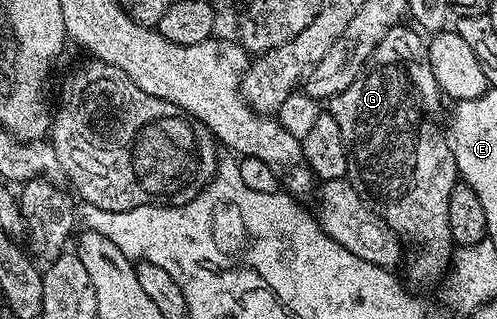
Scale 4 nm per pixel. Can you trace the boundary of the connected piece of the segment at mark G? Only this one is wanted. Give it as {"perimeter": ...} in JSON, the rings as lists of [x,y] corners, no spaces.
{"perimeter":[[[405,23],[398,24],[385,35],[384,40],[376,46],[370,61],[366,63],[366,69],[359,74],[356,78],[356,82],[352,82],[352,86],[348,86],[348,90],[344,90],[341,94],[335,96],[333,100],[329,101],[328,110],[336,118],[336,122],[340,122],[340,134],[344,134],[344,146],[348,154],[348,179],[350,183],[353,184],[355,190],[362,195],[362,199],[369,204],[371,210],[373,210],[398,237],[405,241],[407,245],[410,243],[418,247],[411,256],[409,253],[408,259],[404,264],[404,269],[406,268],[407,274],[410,275],[416,283],[430,284],[437,276],[438,279],[445,277],[452,263],[452,245],[454,244],[454,239],[452,238],[452,230],[448,226],[448,200],[452,198],[452,190],[454,187],[460,183],[460,177],[458,175],[454,152],[450,149],[450,141],[447,133],[444,131],[444,116],[442,120],[442,104],[444,105],[444,97],[442,93],[439,92],[438,83],[432,74],[430,49],[421,31],[415,30],[413,27],[410,27],[411,29],[406,27],[407,25]]]}

